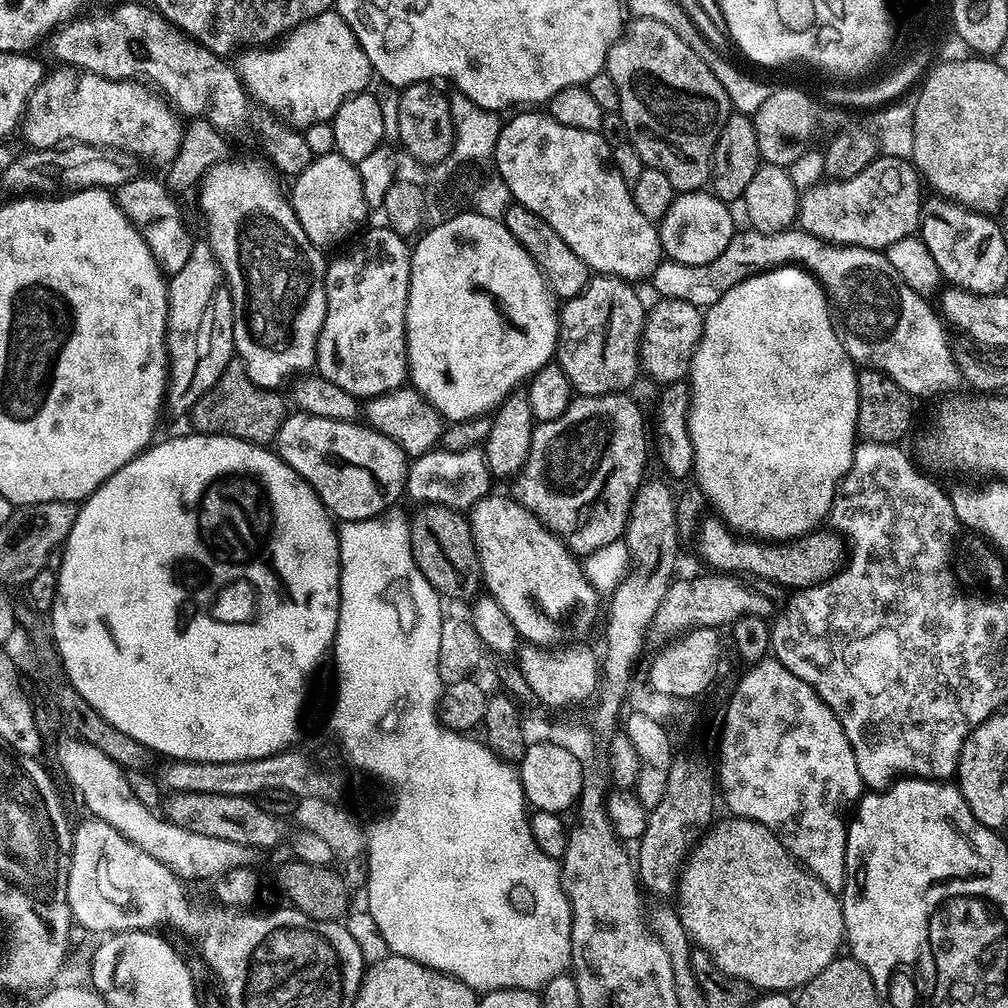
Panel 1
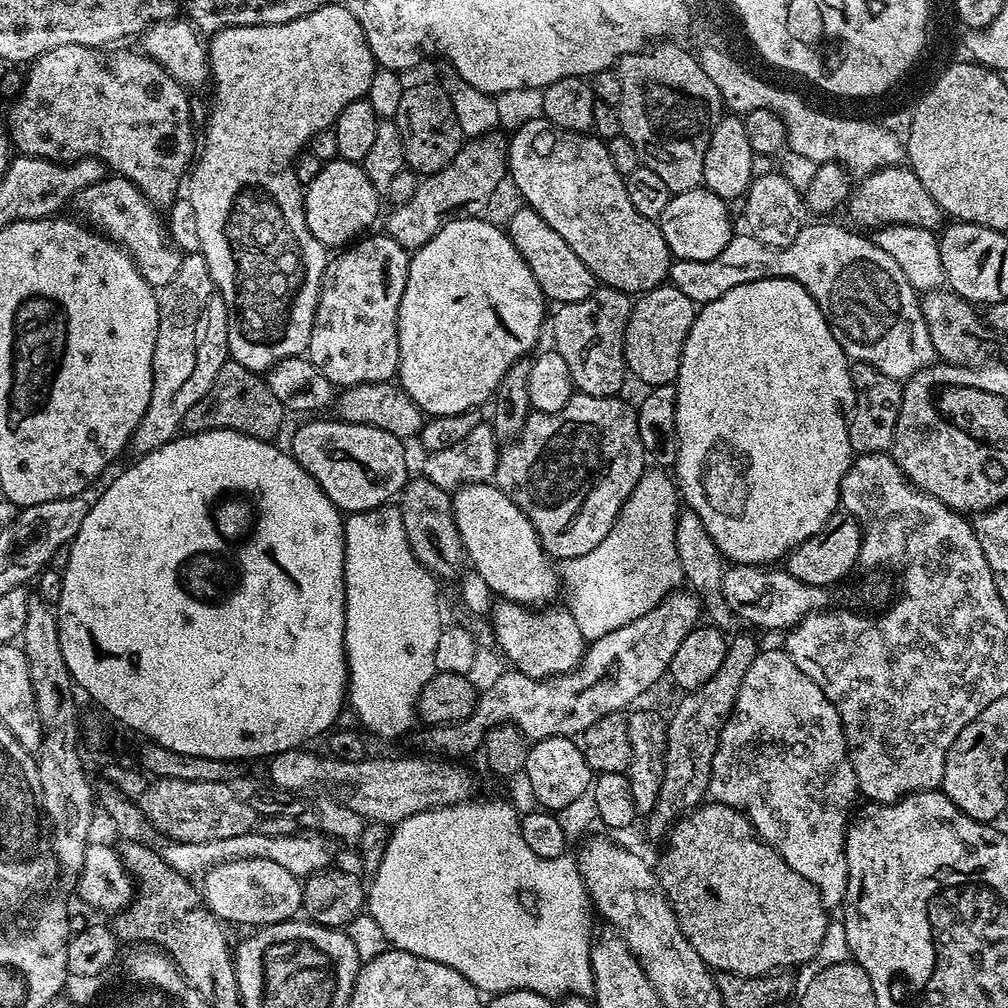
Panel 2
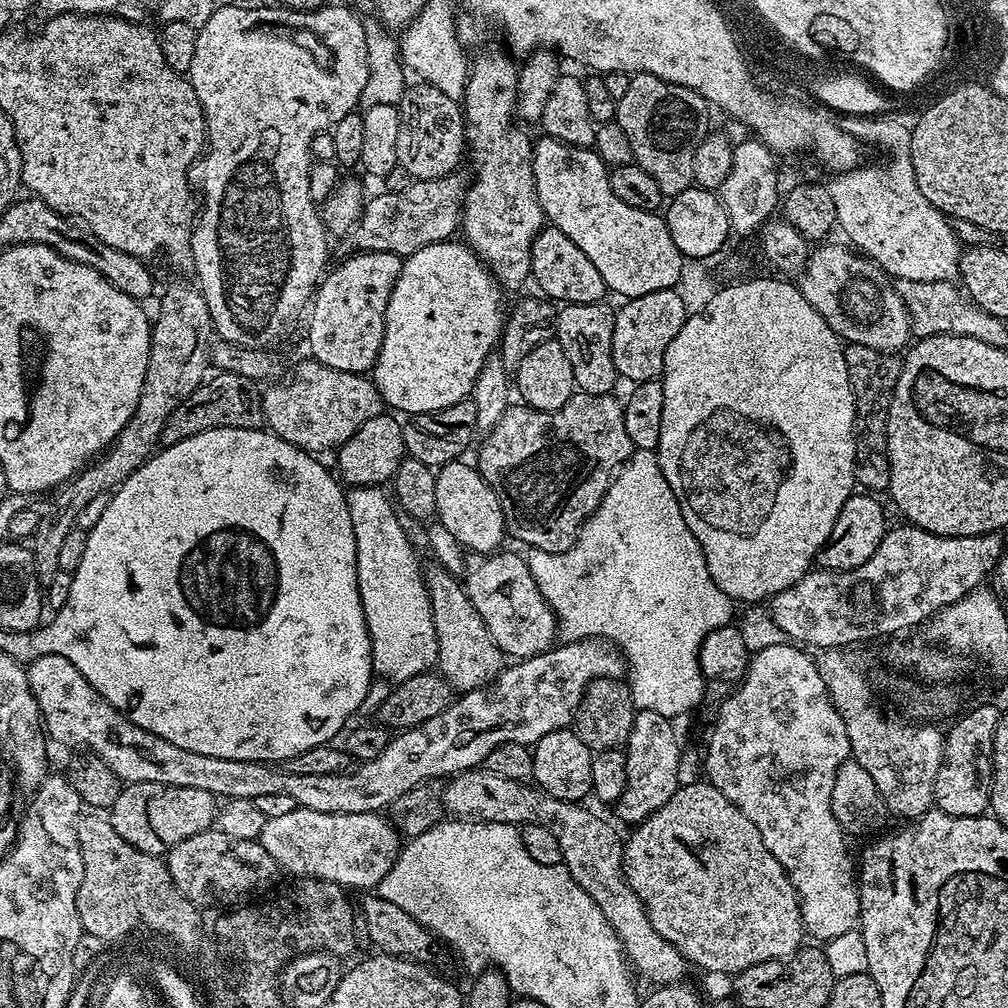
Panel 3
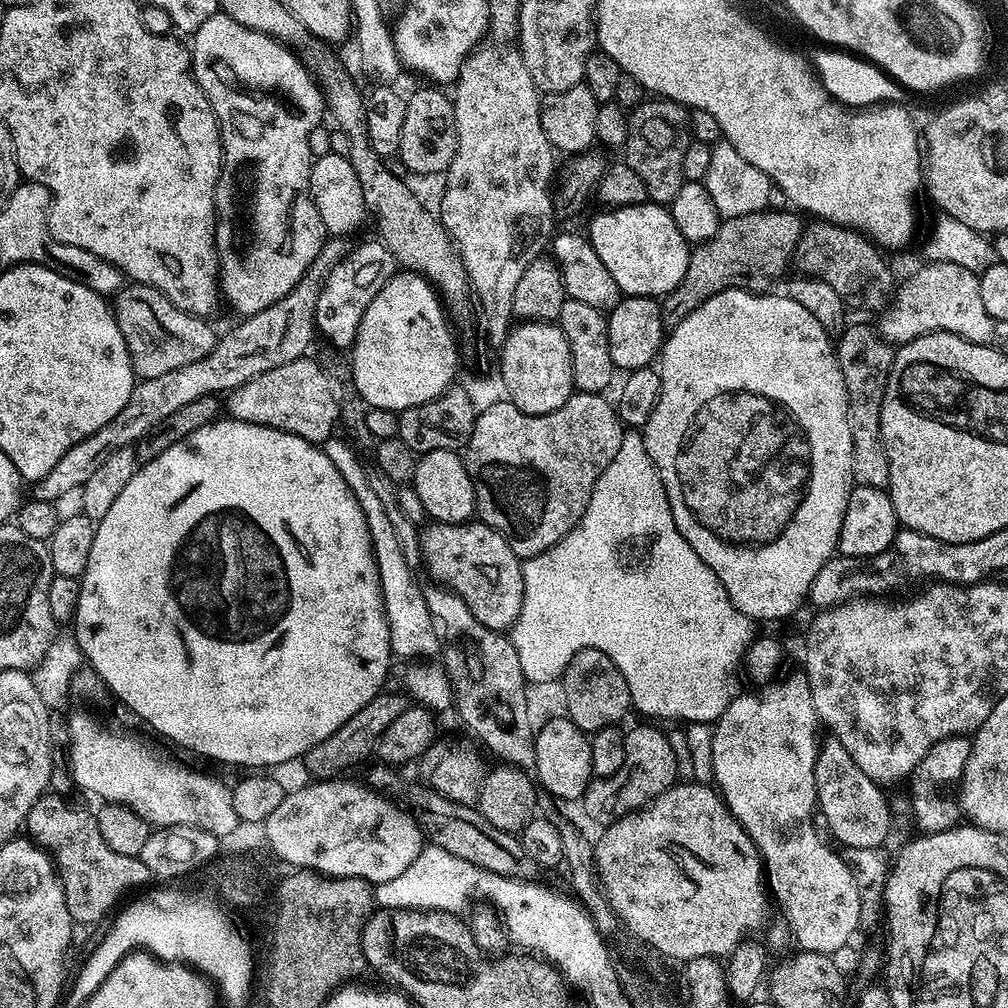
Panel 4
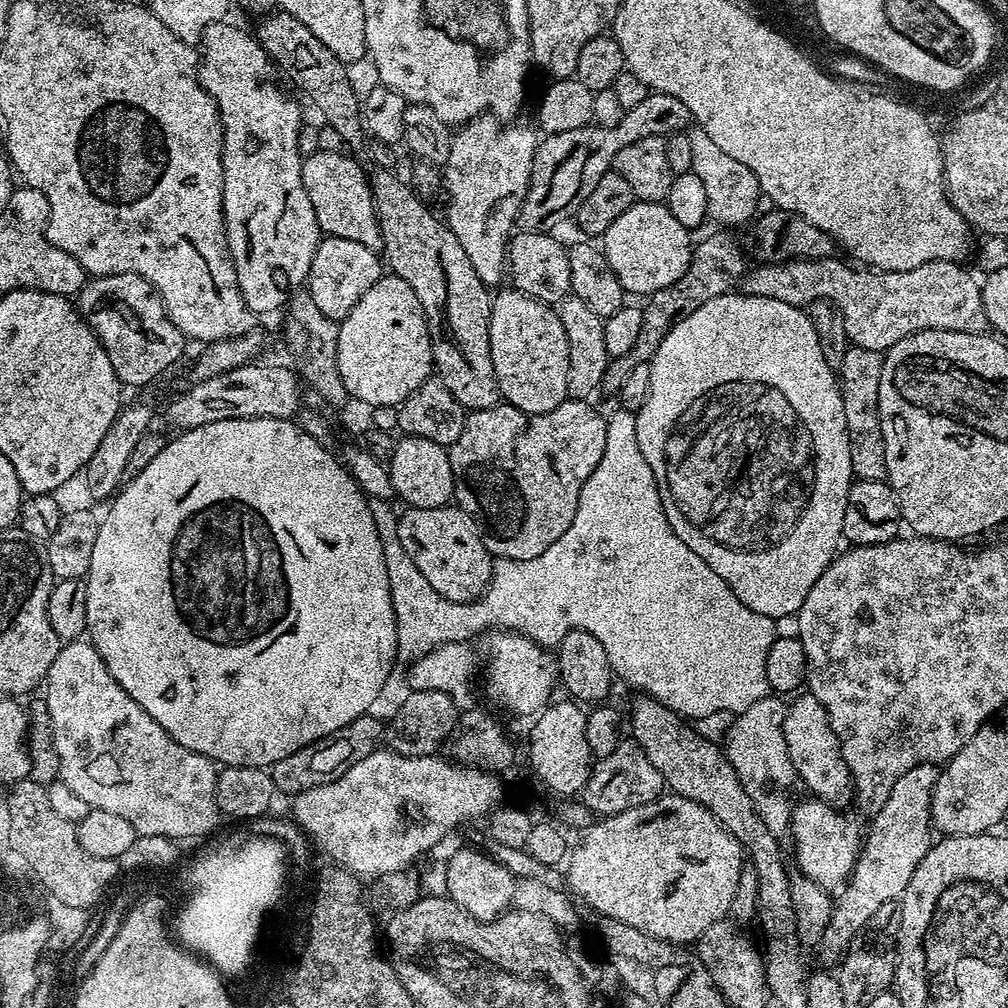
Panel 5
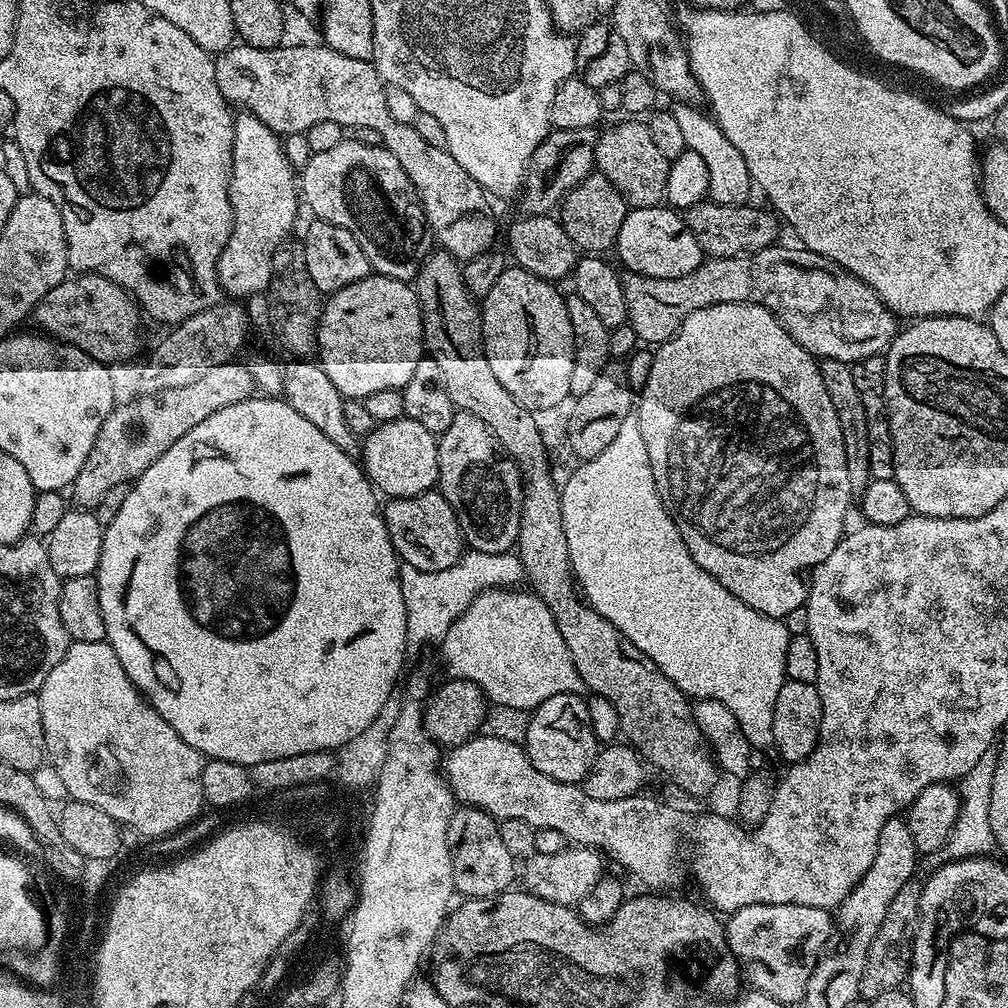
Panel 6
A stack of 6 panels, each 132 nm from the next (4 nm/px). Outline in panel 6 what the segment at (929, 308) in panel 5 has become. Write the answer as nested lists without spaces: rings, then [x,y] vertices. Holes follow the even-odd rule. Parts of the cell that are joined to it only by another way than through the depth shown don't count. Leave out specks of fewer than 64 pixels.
[[[773,246],[742,256],[705,259],[690,274],[682,278],[650,278],[637,272],[625,271],[620,277],[622,294],[626,294],[628,323],[631,324],[637,341],[648,346],[659,346],[667,342],[668,312],[675,318],[689,316],[699,308],[709,308],[719,304],[761,304],[792,335],[794,342],[802,346],[811,356],[820,360],[837,360],[847,364],[857,364],[862,358],[881,355],[898,335],[897,317],[874,294],[866,282],[862,282],[845,268],[839,268],[832,260],[814,254],[808,248],[780,248]]]

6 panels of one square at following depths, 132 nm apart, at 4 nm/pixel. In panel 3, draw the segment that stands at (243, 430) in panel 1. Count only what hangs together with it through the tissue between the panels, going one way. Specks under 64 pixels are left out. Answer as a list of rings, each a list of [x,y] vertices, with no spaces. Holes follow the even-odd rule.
[[[233,372],[215,373],[216,377],[205,379],[199,388],[194,390],[194,394],[190,394],[188,400],[183,400],[175,410],[170,414],[170,418],[166,418],[166,426],[160,434],[160,444],[167,446],[169,444],[177,444],[186,438],[194,438],[194,434],[202,434],[206,430],[214,430],[215,428],[258,428],[265,427],[264,411],[262,410],[262,392],[258,387],[257,381],[239,376]]]

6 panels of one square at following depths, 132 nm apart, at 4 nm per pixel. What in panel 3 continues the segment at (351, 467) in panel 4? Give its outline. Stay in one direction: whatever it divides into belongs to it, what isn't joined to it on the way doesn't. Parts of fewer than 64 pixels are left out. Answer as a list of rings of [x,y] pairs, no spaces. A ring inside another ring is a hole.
[[[352,486],[346,495],[356,539],[358,590],[372,643],[372,670],[377,677],[399,682],[429,671],[437,663],[437,647],[422,563],[412,556],[412,544],[404,540],[404,528],[396,517],[397,505],[384,491],[380,486]]]

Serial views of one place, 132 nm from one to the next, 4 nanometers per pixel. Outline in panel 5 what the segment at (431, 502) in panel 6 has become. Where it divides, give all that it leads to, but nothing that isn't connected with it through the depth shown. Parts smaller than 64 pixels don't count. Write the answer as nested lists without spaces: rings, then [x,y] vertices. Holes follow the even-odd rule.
[[[458,506],[442,508],[405,507],[396,525],[402,550],[410,554],[414,566],[422,570],[422,578],[450,602],[471,604],[479,601],[492,581],[494,557],[488,551],[480,523]]]

